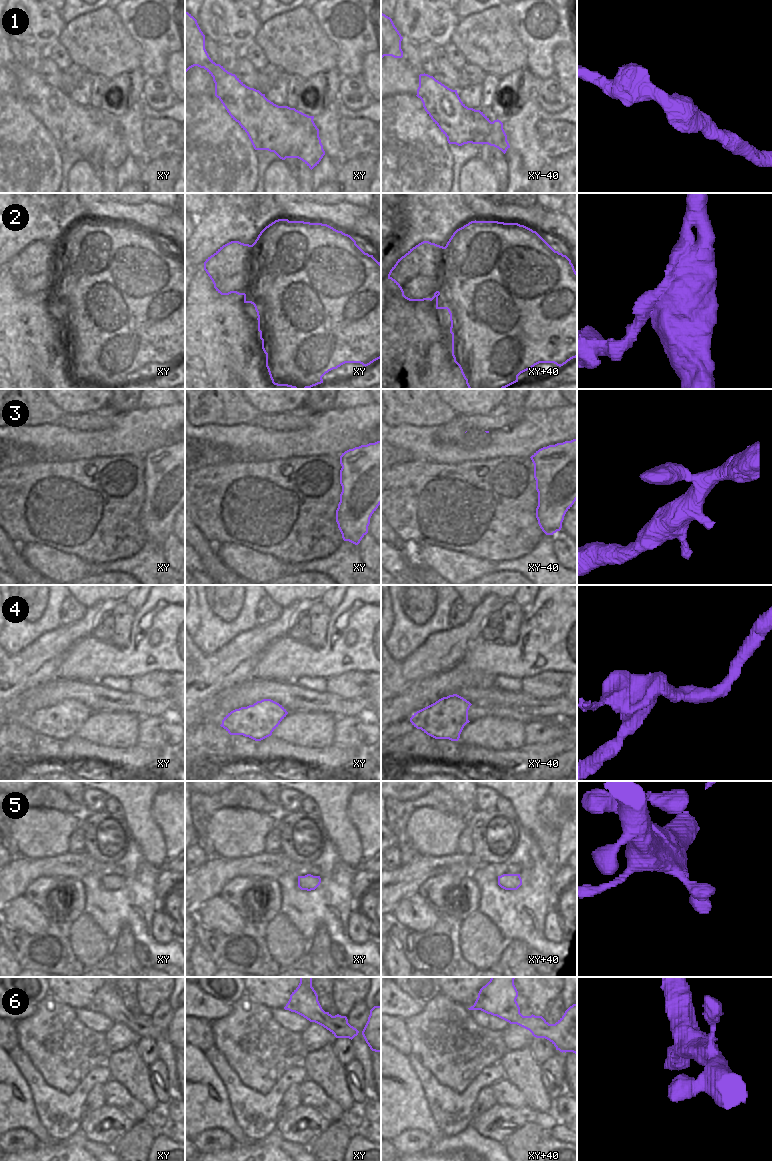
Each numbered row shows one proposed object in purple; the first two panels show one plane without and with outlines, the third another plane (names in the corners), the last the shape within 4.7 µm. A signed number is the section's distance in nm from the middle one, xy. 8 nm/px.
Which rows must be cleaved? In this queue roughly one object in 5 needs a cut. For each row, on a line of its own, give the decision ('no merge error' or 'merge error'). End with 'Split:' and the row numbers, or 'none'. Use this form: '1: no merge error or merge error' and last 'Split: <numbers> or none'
1: no merge error
2: no merge error
3: no merge error
4: no merge error
5: no merge error
6: no merge error
Split: none

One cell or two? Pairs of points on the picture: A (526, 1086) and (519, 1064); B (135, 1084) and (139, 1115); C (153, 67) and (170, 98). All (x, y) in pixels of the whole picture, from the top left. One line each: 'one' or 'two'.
A: one
B: two
C: two

